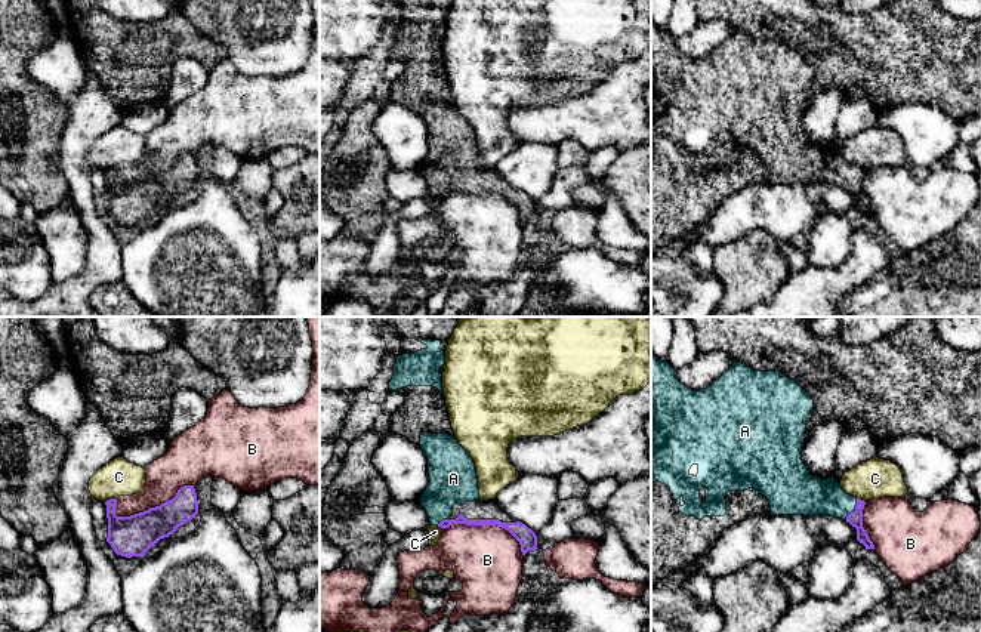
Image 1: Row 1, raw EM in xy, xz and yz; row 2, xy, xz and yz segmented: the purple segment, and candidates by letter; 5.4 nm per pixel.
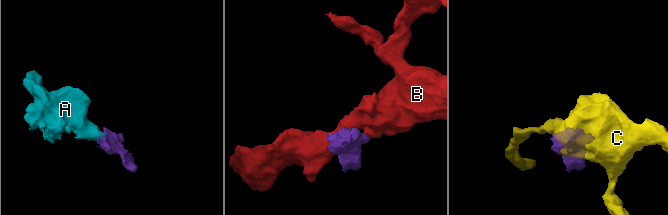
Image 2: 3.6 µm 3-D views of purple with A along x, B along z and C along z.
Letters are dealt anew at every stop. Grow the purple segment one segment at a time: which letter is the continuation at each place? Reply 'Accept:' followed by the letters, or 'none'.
Accept: A

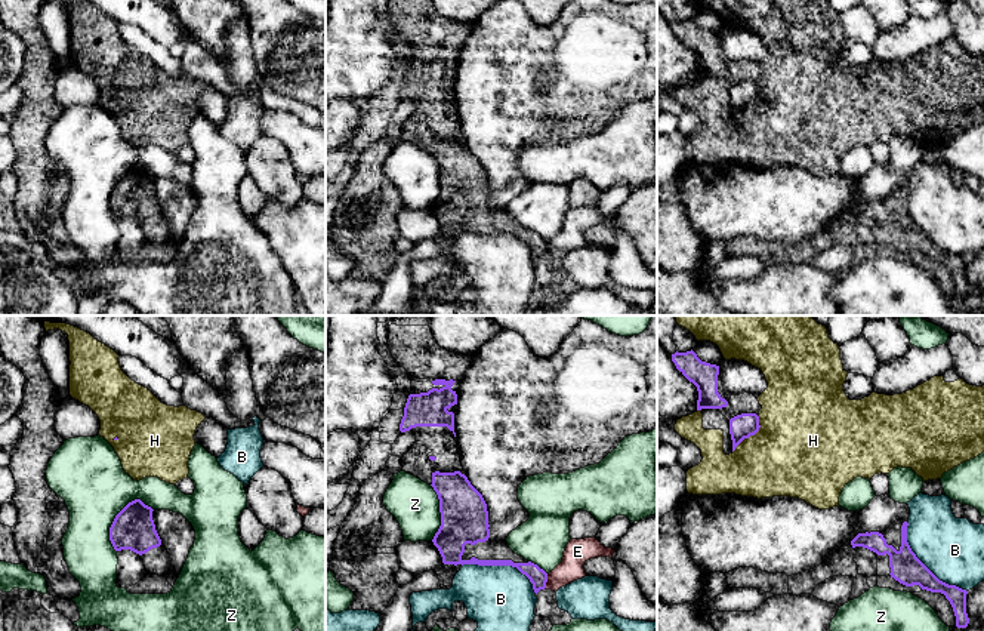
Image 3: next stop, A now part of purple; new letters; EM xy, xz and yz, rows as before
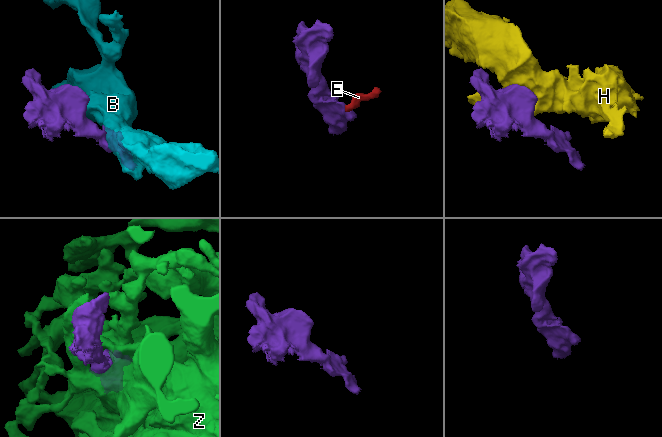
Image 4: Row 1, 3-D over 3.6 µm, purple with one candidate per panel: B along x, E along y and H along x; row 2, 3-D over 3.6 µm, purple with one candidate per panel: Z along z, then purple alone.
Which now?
Accept: none

